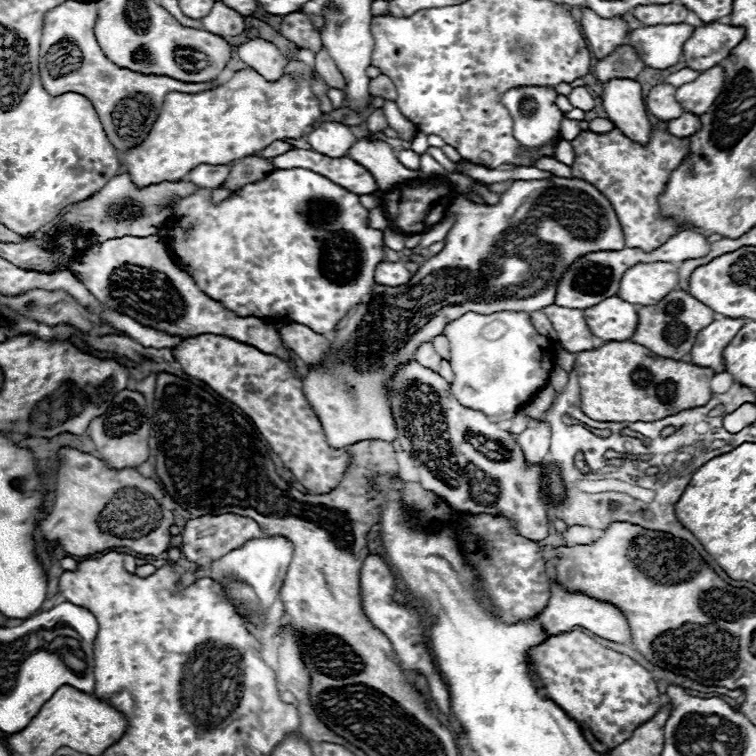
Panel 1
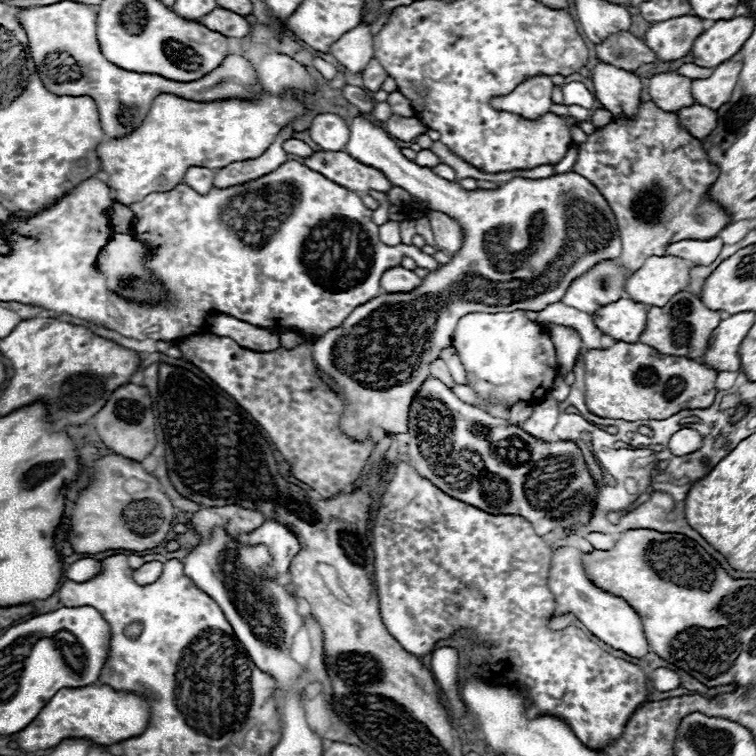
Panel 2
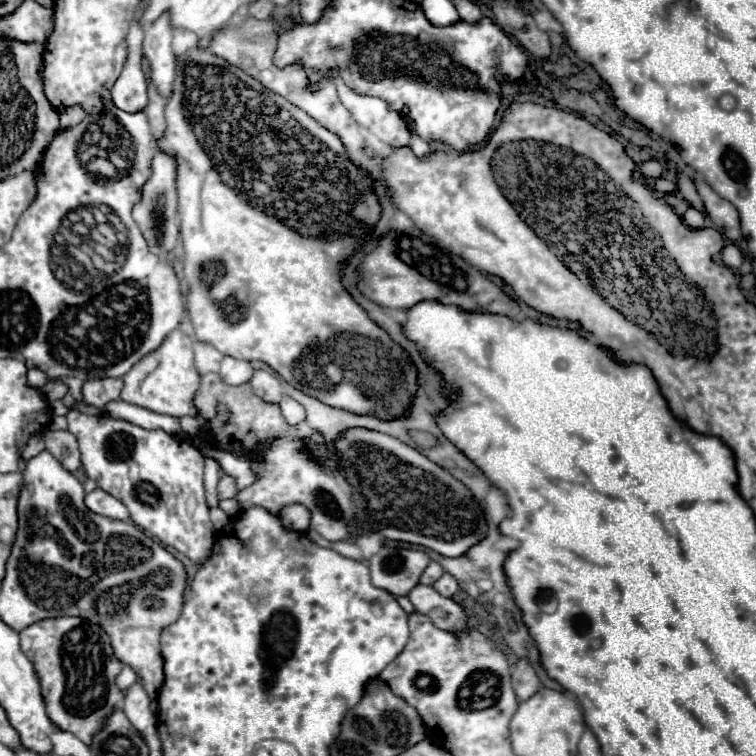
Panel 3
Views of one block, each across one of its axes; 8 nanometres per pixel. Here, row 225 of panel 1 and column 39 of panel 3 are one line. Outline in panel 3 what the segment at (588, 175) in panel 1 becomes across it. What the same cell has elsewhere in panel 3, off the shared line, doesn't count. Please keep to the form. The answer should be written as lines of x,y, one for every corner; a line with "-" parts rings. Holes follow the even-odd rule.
46,618
20,632
20,646
40,676
48,718
90,746
92,738
106,726
110,712
124,700
124,692
116,684
122,662
116,660
108,634
84,618

